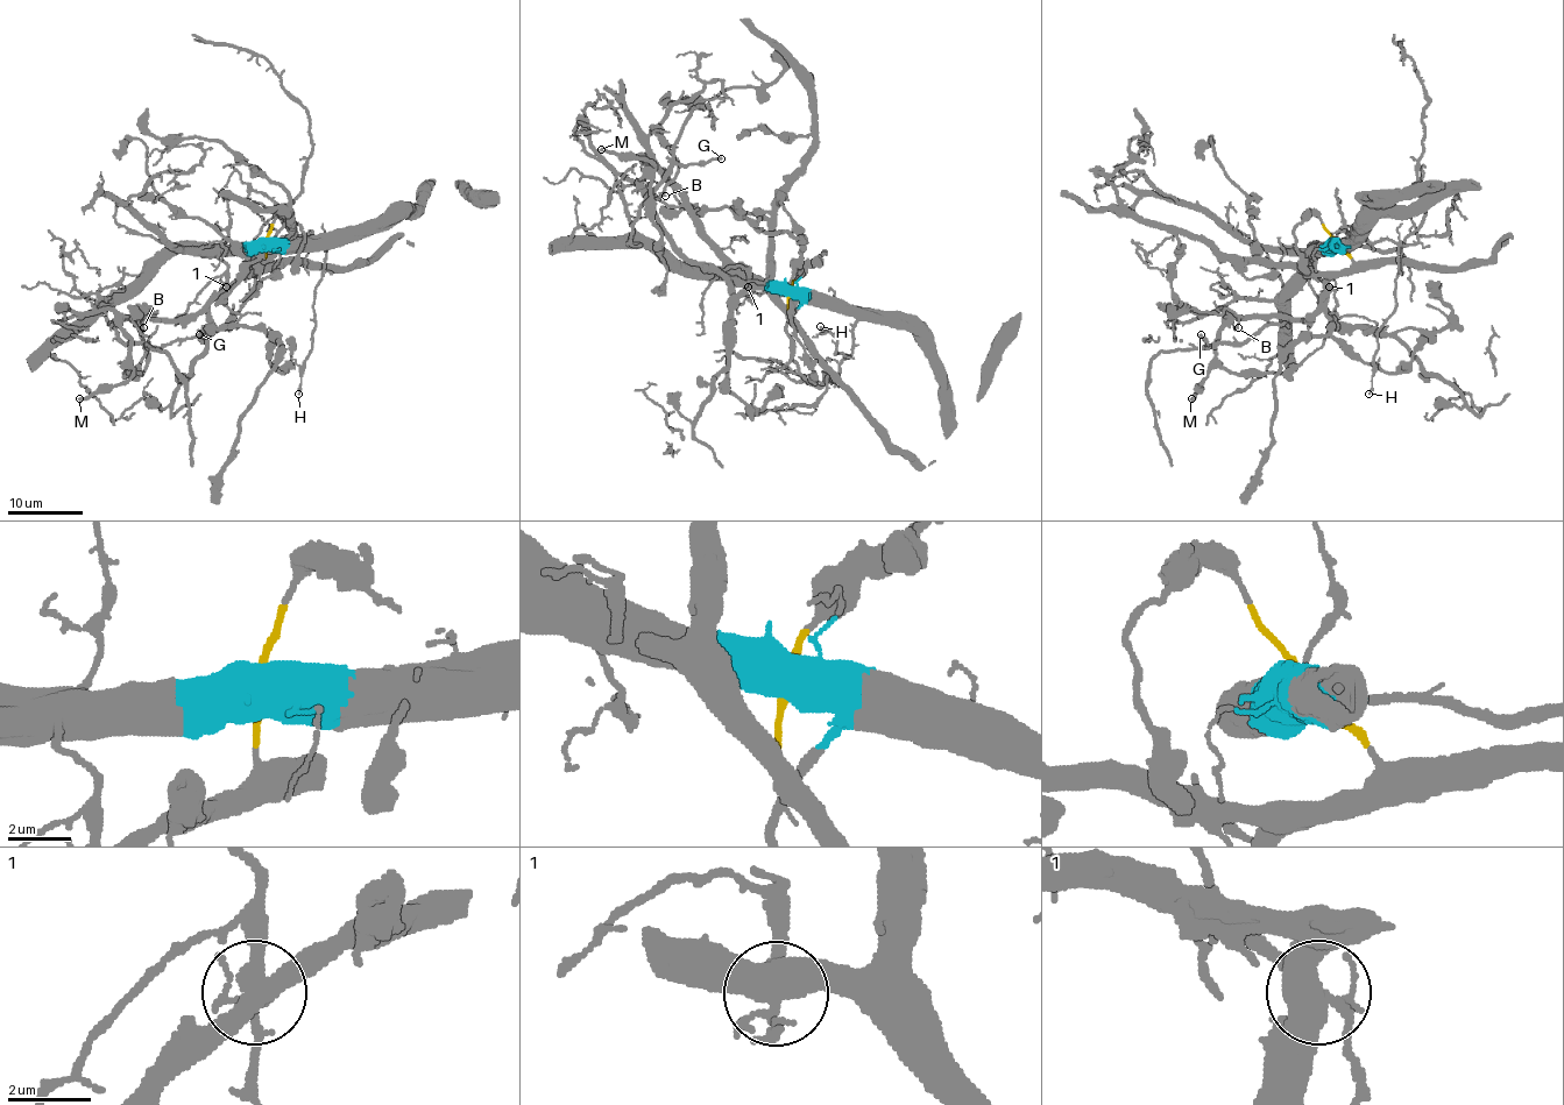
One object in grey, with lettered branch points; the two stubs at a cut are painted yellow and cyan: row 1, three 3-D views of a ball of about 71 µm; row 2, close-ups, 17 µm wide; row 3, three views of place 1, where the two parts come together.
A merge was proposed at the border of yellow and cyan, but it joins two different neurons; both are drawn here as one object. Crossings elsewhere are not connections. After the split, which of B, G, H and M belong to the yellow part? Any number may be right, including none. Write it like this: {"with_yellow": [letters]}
{"with_yellow": ["B", "M"]}

